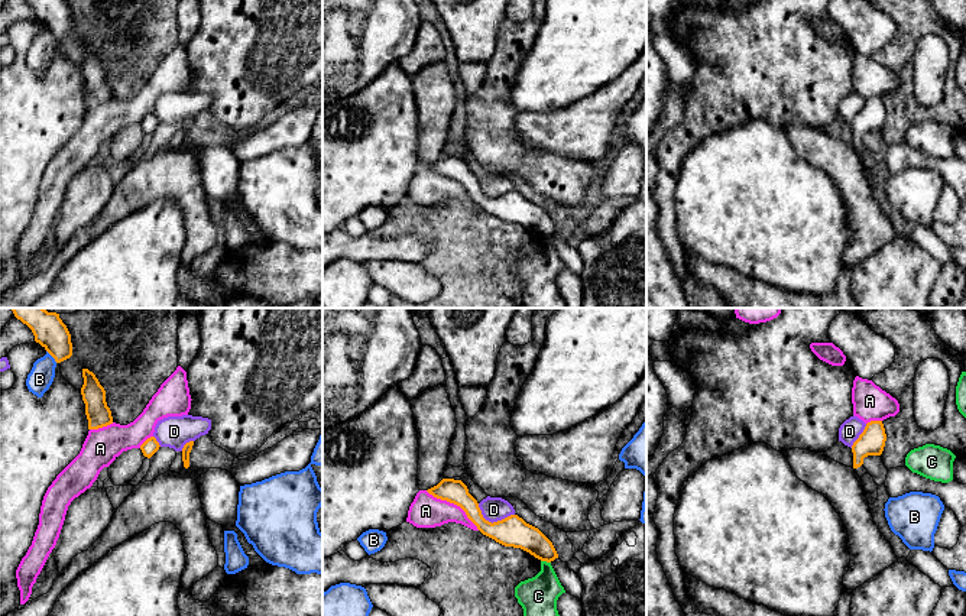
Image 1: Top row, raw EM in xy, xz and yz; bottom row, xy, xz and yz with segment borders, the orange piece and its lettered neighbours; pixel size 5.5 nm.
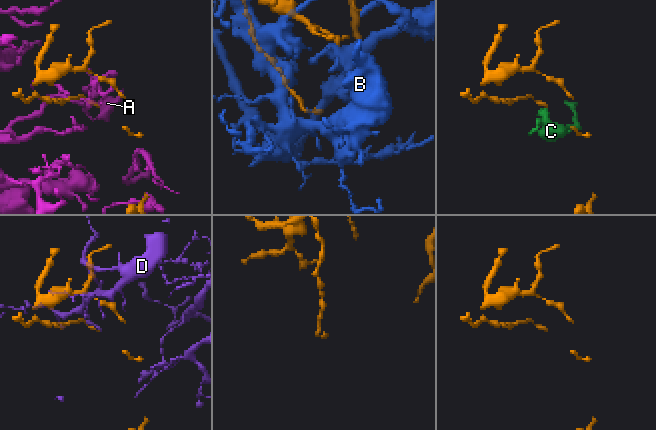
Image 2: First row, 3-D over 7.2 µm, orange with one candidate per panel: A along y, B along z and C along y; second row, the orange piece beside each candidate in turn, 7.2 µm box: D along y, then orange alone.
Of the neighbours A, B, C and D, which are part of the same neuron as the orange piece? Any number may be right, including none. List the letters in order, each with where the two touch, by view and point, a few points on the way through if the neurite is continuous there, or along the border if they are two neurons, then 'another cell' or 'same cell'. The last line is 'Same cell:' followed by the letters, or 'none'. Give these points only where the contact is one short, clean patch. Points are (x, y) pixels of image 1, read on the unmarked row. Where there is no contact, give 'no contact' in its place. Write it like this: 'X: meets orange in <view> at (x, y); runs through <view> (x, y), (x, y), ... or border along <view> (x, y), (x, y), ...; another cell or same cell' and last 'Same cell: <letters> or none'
A: meets orange in xz at (454, 180); another cell
B: meets orange in xy at (51, 31); another cell
C: meets orange in xz at (545, 236); border along xz (541, 236), (550, 239); another cell
D: meets orange in xz at (490, 198); another cell
Same cell: none

